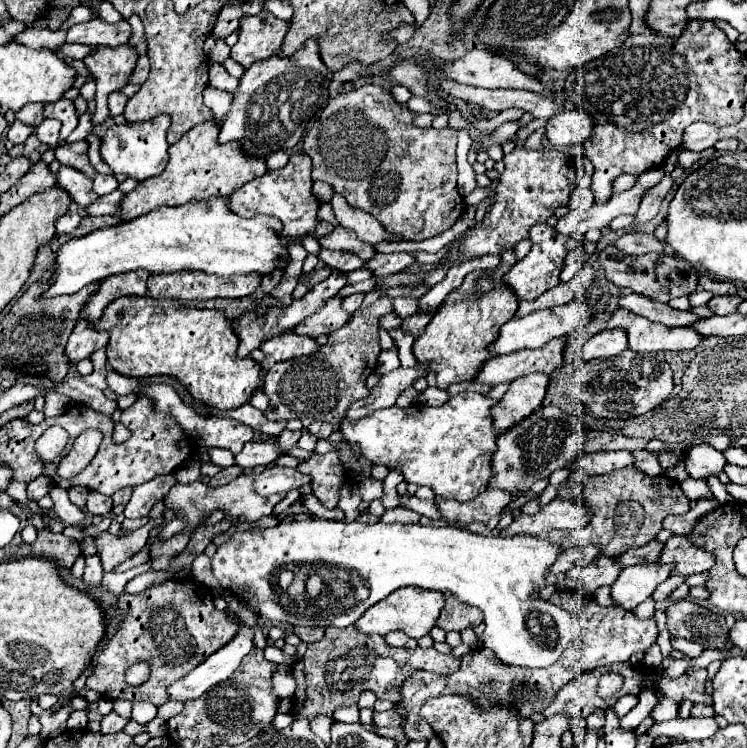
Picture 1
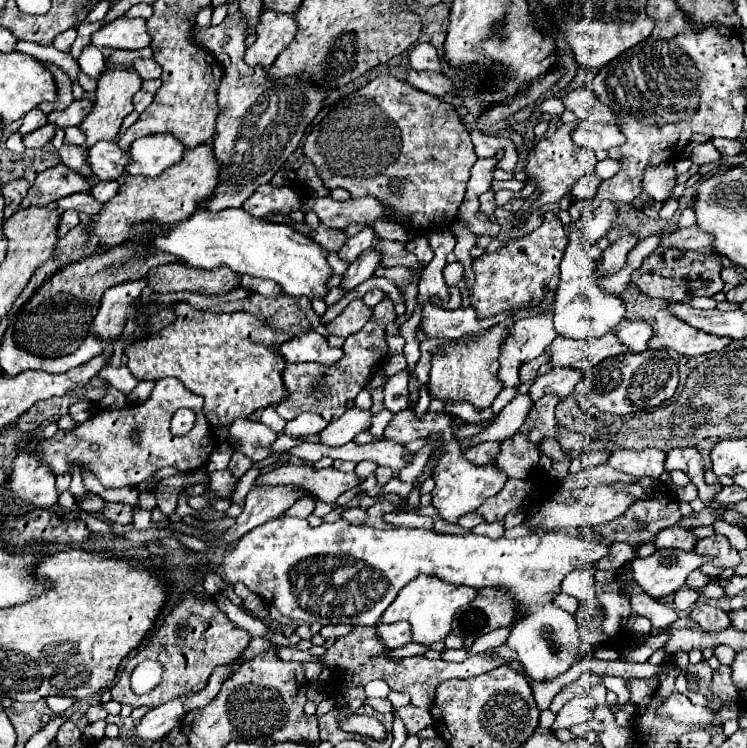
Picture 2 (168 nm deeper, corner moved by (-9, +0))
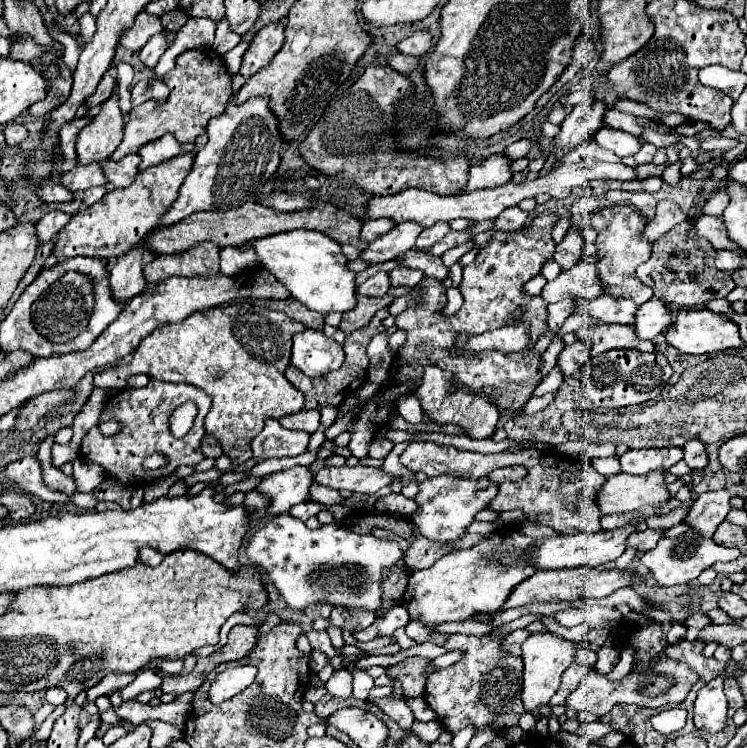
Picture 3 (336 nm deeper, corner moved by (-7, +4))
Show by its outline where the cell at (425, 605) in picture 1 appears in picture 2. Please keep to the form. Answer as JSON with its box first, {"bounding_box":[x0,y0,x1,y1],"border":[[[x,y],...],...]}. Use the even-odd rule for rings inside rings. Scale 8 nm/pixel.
{"bounding_box":[380,576,476,644],"border":[[[420,576],[420,580],[412,580],[412,584],[404,586],[404,592],[400,592],[400,596],[396,596],[396,604],[392,604],[392,608],[388,608],[388,612],[384,612],[380,622],[394,624],[394,622],[406,620],[412,626],[414,642],[420,642],[420,644],[442,642],[450,634],[454,612],[458,608],[462,608],[464,604],[468,604],[468,600],[472,600],[472,596],[476,596],[476,588],[452,586],[452,584],[444,584],[442,580],[432,580],[430,576]]]}

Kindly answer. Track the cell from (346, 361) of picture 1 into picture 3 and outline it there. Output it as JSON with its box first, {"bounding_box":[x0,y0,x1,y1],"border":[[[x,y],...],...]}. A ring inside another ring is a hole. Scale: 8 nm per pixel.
{"bounding_box":[286,308,390,410],"border":[[[384,308],[384,310],[380,310],[380,312],[376,312],[376,316],[374,316],[374,320],[366,326],[366,328],[360,328],[360,330],[356,330],[356,332],[352,332],[350,336],[346,336],[346,342],[344,342],[344,352],[346,352],[346,360],[344,360],[344,364],[342,364],[342,368],[338,368],[338,370],[334,370],[334,372],[330,372],[330,374],[326,374],[326,376],[322,376],[322,378],[308,378],[308,376],[304,376],[302,372],[298,372],[298,370],[294,370],[292,366],[288,366],[288,370],[286,370],[286,378],[288,378],[288,382],[294,386],[294,388],[298,388],[300,392],[304,392],[304,396],[306,396],[306,410],[312,410],[312,408],[320,408],[322,404],[334,404],[334,406],[340,406],[352,392],[356,392],[358,390],[358,386],[362,386],[364,382],[366,382],[366,370],[368,370],[368,364],[370,364],[370,358],[368,358],[368,354],[366,354],[366,346],[370,344],[370,340],[376,336],[376,334],[380,334],[380,332],[384,332],[384,326],[382,326],[382,320],[386,318],[386,316],[390,316],[388,314],[388,310]]]}

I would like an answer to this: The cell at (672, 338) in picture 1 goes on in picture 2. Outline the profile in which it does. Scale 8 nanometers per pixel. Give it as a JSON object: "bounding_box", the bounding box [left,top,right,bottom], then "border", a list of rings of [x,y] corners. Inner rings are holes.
{"bounding_box":[648,310,730,356],"border":[[[666,310],[656,312],[656,316],[652,320],[652,328],[654,328],[654,334],[648,340],[648,348],[654,348],[654,350],[670,348],[670,350],[676,350],[678,354],[698,356],[698,354],[722,350],[724,346],[730,344],[730,338],[700,332],[700,330],[676,320]]]}

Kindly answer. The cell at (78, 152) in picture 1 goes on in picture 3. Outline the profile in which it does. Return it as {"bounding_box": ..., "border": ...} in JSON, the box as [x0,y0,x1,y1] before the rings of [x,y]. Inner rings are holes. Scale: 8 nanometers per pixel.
{"bounding_box":[102,154,140,188],"border":[[[130,154],[126,158],[122,158],[120,162],[114,162],[112,158],[102,160],[104,166],[104,176],[110,184],[110,188],[124,188],[130,186],[138,174],[138,164],[140,164],[140,156],[138,154]]]}

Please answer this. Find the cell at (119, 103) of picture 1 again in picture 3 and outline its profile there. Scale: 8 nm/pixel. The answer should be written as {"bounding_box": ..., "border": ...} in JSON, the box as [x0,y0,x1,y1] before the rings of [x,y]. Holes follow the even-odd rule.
{"bounding_box":[132,78,168,106],"border":[[[148,78],[148,80],[140,80],[134,88],[132,88],[132,106],[140,106],[146,100],[168,100],[168,88],[164,86],[162,80],[158,78]]]}

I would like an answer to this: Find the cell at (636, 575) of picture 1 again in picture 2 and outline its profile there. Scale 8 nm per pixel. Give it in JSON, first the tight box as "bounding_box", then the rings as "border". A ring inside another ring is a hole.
{"bounding_box":[630,550,708,598],"border":[[[656,550],[648,558],[634,558],[630,562],[636,584],[652,598],[674,594],[684,586],[686,576],[700,568],[708,556],[680,550]]]}

